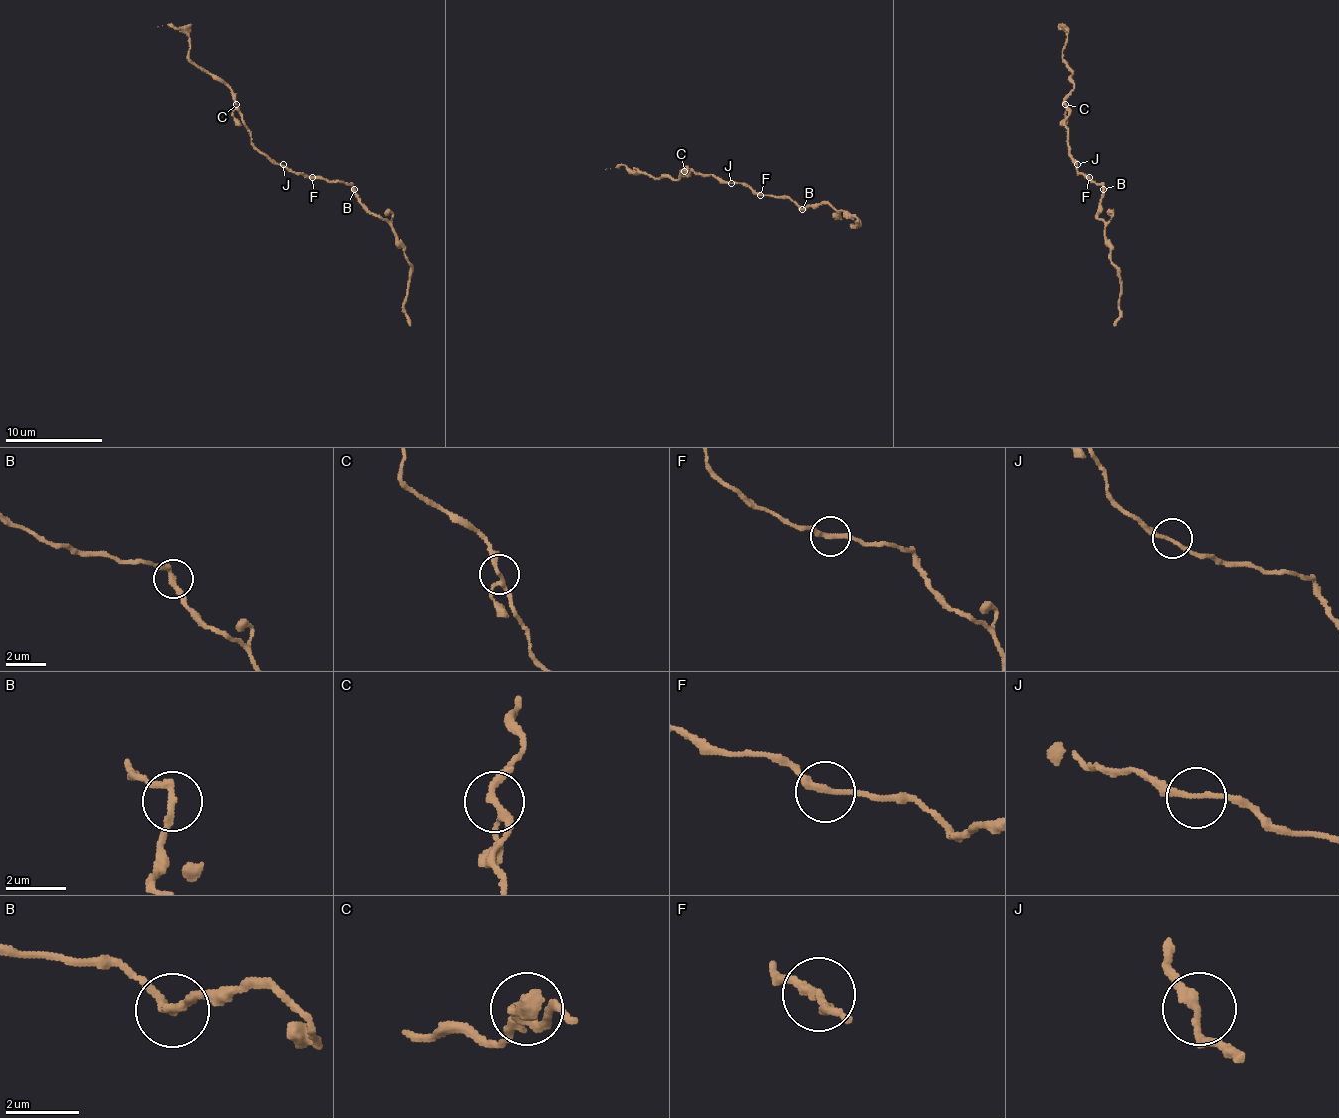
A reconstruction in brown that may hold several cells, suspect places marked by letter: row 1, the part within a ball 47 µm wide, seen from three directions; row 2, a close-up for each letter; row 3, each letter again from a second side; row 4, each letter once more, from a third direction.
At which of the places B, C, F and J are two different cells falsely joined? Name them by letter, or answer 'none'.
B, C

